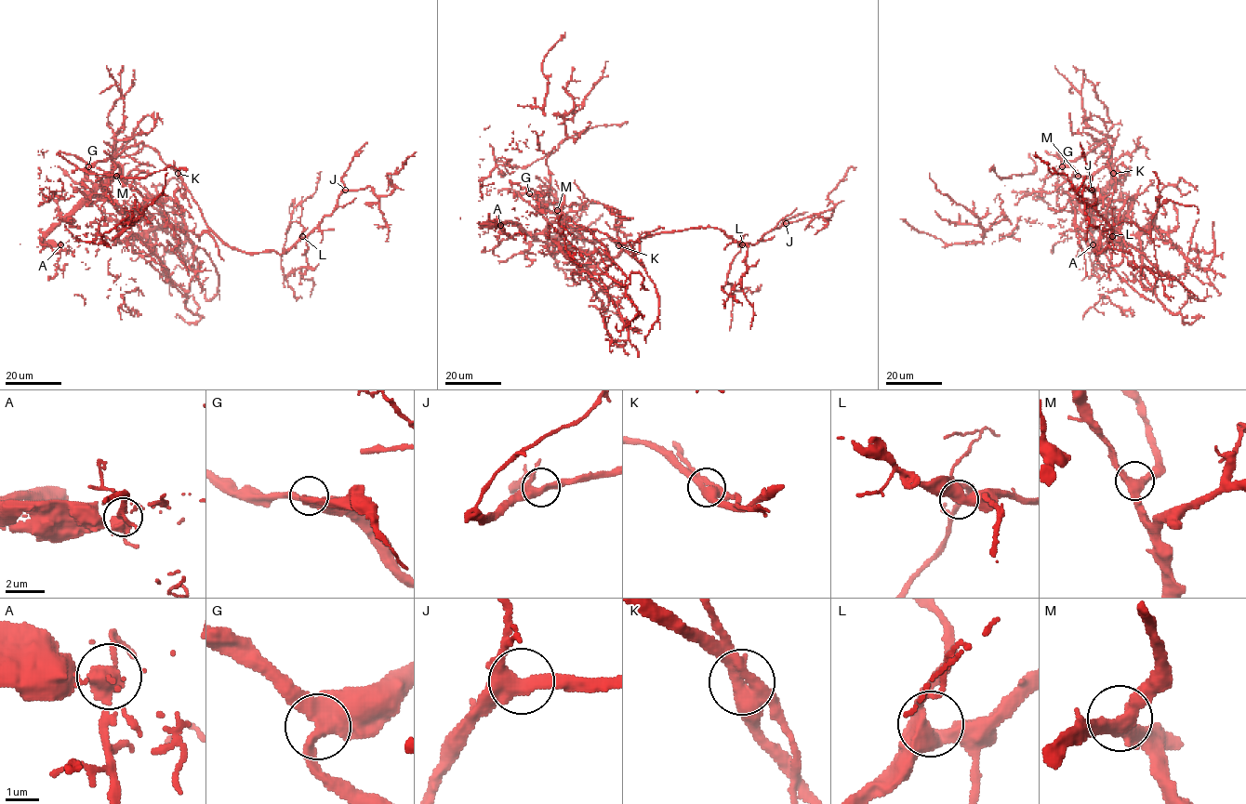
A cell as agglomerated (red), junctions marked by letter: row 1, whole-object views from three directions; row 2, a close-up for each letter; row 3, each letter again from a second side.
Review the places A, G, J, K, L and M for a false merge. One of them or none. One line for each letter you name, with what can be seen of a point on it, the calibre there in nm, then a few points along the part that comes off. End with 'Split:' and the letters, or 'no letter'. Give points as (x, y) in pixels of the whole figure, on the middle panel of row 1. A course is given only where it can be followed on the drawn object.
K: Place: (618, 245). Thickness 440 nm. Course of the part to remove: (618, 244), (716, 228), (755, 244), (772, 229), (829, 211), (835, 205), (828, 193), (855, 167)
Split: K

